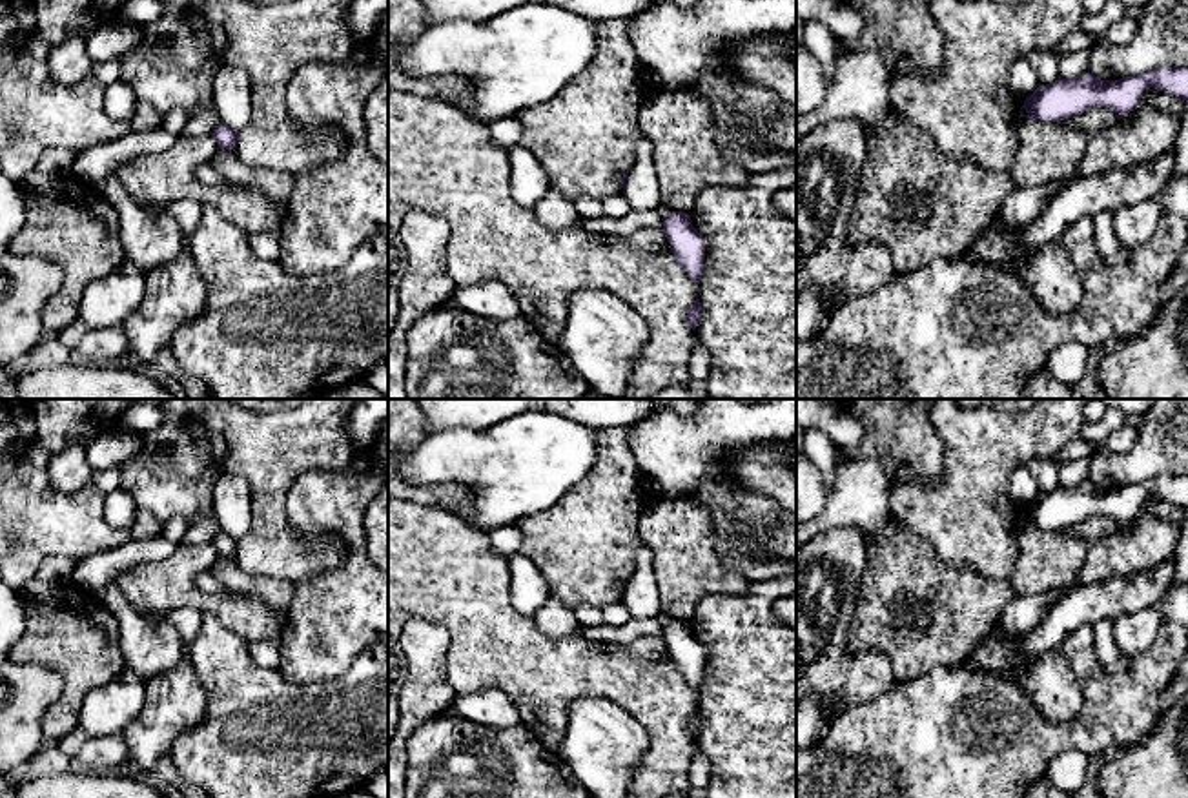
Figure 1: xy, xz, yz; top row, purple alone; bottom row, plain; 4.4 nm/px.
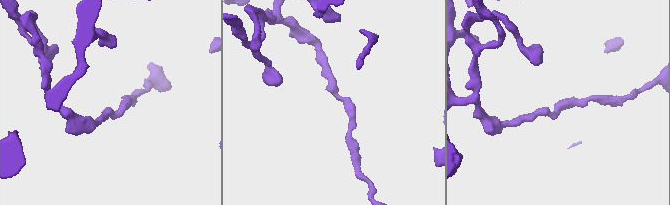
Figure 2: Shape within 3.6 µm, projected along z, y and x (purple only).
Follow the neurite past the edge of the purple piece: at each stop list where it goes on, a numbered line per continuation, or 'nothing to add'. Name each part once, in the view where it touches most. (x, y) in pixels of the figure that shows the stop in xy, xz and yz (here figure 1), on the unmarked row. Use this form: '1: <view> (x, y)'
nothing to add

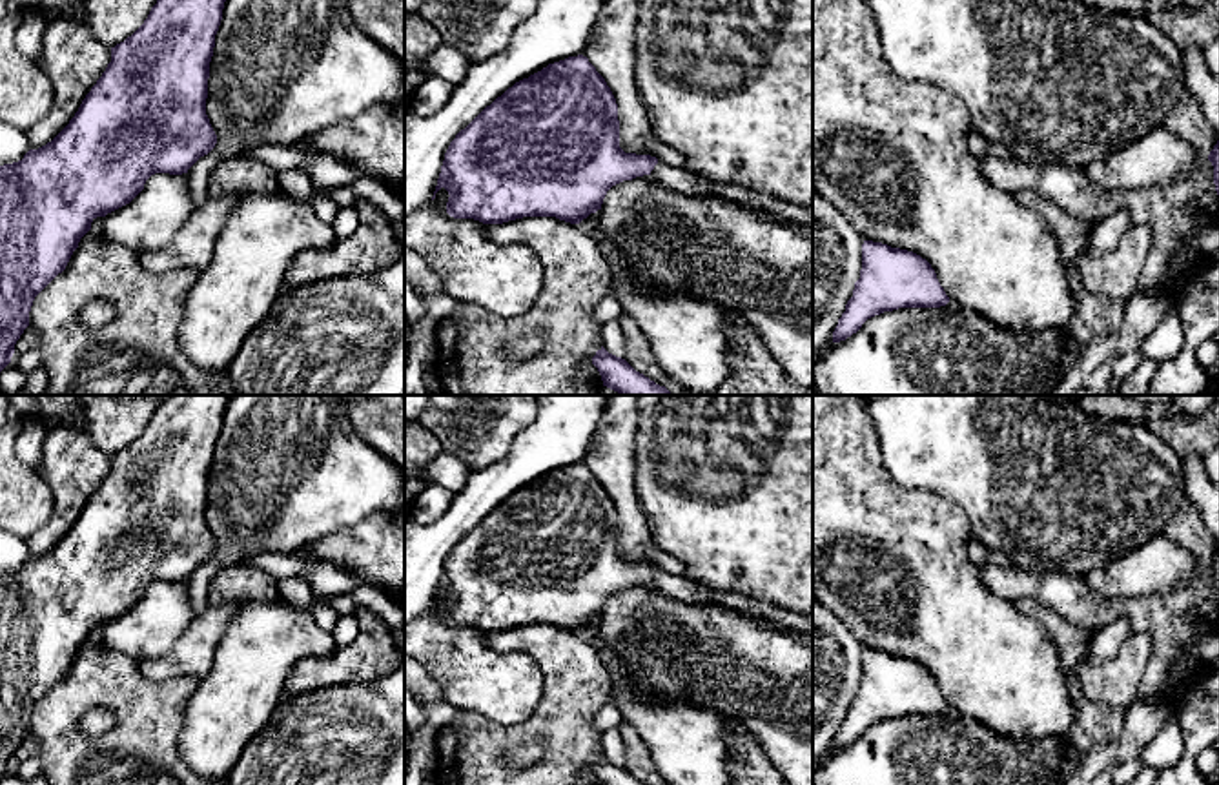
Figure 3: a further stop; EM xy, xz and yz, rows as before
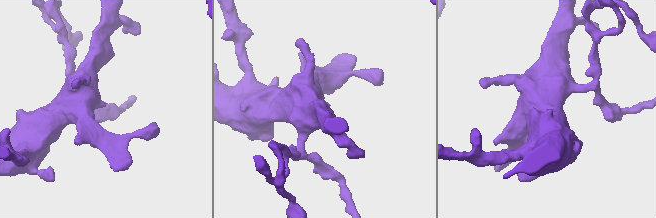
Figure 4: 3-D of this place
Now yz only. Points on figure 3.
nothing to add

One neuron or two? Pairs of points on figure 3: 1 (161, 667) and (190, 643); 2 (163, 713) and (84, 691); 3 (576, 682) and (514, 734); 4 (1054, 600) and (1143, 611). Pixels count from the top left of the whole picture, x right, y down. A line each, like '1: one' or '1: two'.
1: one
2: one
3: one
4: one

